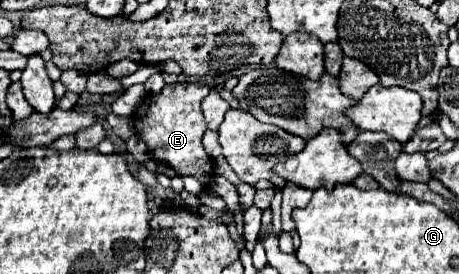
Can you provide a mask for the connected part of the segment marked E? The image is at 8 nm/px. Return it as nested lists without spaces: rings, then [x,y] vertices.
[[[169,84],[161,90],[161,94],[147,94],[133,118],[135,132],[147,144],[153,160],[175,168],[183,176],[197,178],[203,186],[209,186],[213,178],[213,162],[201,144],[203,132],[207,130],[201,112],[201,100],[207,94],[209,86],[205,84]]]

